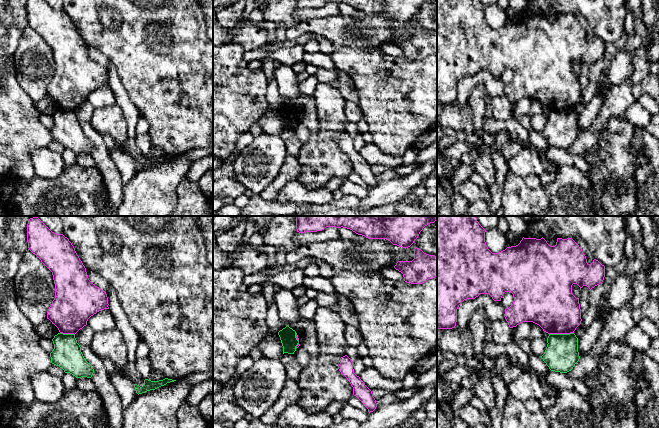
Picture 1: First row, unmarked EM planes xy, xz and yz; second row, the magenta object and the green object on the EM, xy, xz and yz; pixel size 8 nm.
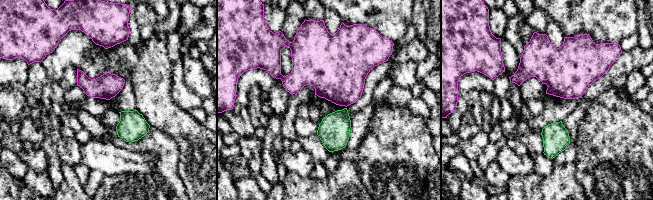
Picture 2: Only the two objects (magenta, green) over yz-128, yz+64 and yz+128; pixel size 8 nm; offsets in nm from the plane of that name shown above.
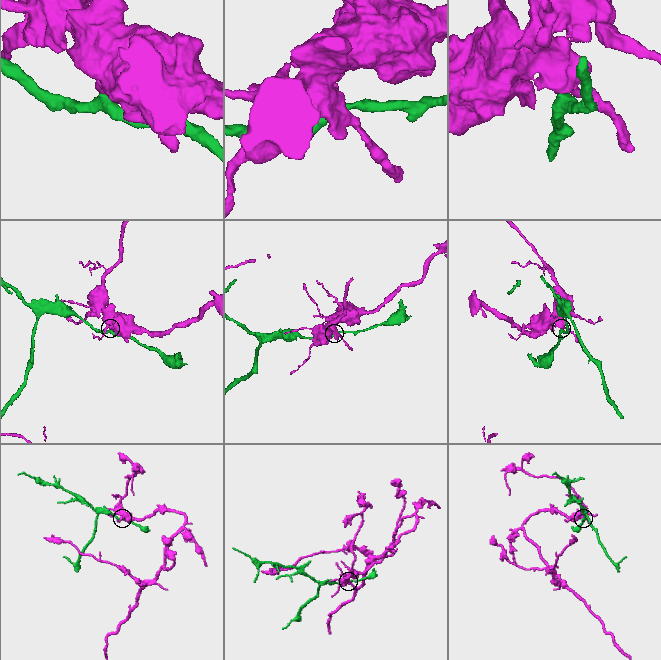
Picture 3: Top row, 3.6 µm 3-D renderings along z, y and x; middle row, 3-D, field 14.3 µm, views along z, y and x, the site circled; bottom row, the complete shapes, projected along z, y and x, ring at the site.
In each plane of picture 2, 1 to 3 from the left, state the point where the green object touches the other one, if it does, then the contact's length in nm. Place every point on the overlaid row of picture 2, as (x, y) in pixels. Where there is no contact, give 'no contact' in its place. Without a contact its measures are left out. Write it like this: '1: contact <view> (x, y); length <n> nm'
1: no contact
2: no contact
3: no contact

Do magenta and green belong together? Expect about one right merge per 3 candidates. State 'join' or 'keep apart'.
keep apart

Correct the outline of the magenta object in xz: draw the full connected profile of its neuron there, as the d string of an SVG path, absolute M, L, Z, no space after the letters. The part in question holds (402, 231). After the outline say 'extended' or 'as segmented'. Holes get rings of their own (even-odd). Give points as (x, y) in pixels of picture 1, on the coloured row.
M296 216L299 233L322 231L326 227L347 228L369 239L387 239L393 245L408 248L425 226L437 221L437 216Z; as segmented

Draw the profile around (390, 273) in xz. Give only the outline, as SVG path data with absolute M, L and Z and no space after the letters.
M383 267L380 271L380 274L382 274L387 279L404 281L403 274L396 270L395 268Z

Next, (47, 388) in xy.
M47 371L33 374L30 386L33 389L35 399L45 403L57 402L66 390L62 379Z

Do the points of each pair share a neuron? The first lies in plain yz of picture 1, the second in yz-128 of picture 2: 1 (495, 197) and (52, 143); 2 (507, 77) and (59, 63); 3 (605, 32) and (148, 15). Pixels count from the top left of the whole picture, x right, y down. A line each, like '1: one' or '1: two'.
1: one
2: two
3: two

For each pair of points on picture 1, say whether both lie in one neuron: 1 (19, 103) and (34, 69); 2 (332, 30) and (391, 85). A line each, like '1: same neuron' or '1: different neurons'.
1: different neurons
2: different neurons

